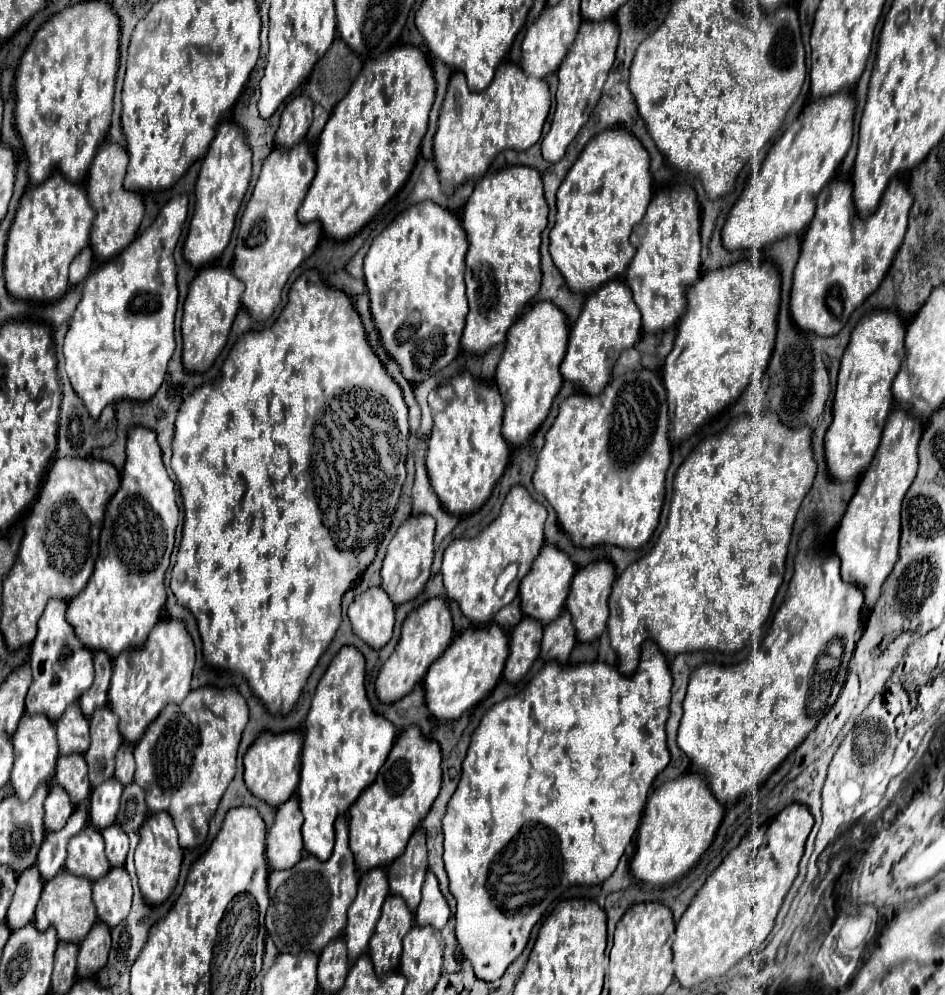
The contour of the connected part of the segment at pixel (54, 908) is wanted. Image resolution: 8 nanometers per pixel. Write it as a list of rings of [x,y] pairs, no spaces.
[[[63,870],[57,876],[53,876],[49,882],[45,882],[41,900],[35,910],[37,928],[43,930],[47,926],[55,926],[59,940],[79,944],[95,922],[97,922],[97,912],[95,912],[95,904],[91,898],[91,880],[83,876],[73,876],[71,872]]]

